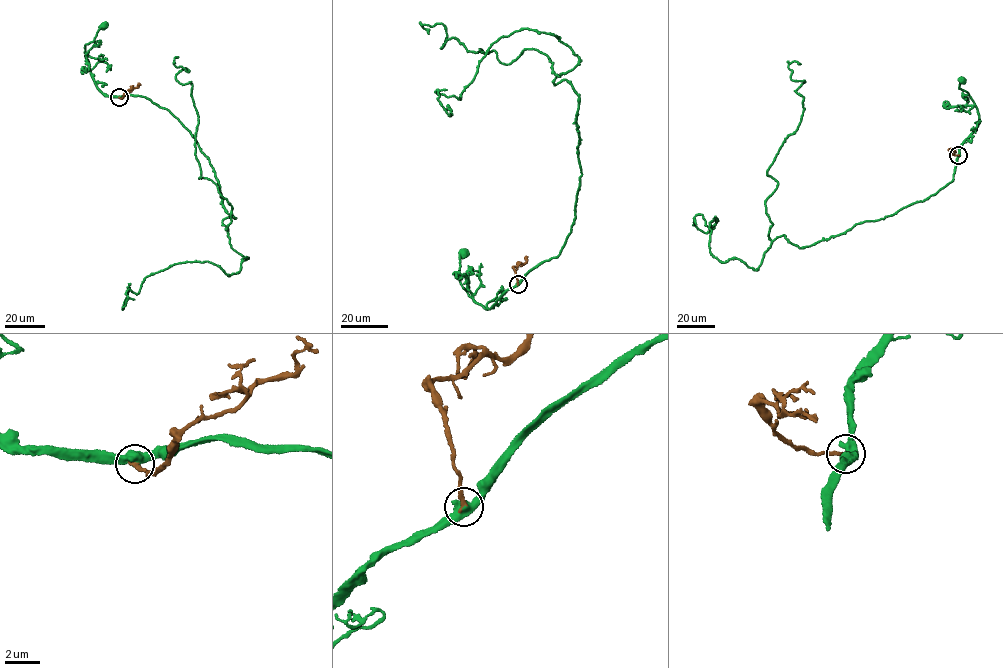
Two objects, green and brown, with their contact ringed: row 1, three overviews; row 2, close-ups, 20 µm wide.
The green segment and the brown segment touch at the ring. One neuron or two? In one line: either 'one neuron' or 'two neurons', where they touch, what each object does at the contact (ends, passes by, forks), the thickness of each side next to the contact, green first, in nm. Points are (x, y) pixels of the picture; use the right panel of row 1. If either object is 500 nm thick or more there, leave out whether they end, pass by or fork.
one neuron | (958, 155) | 500/240 nm

